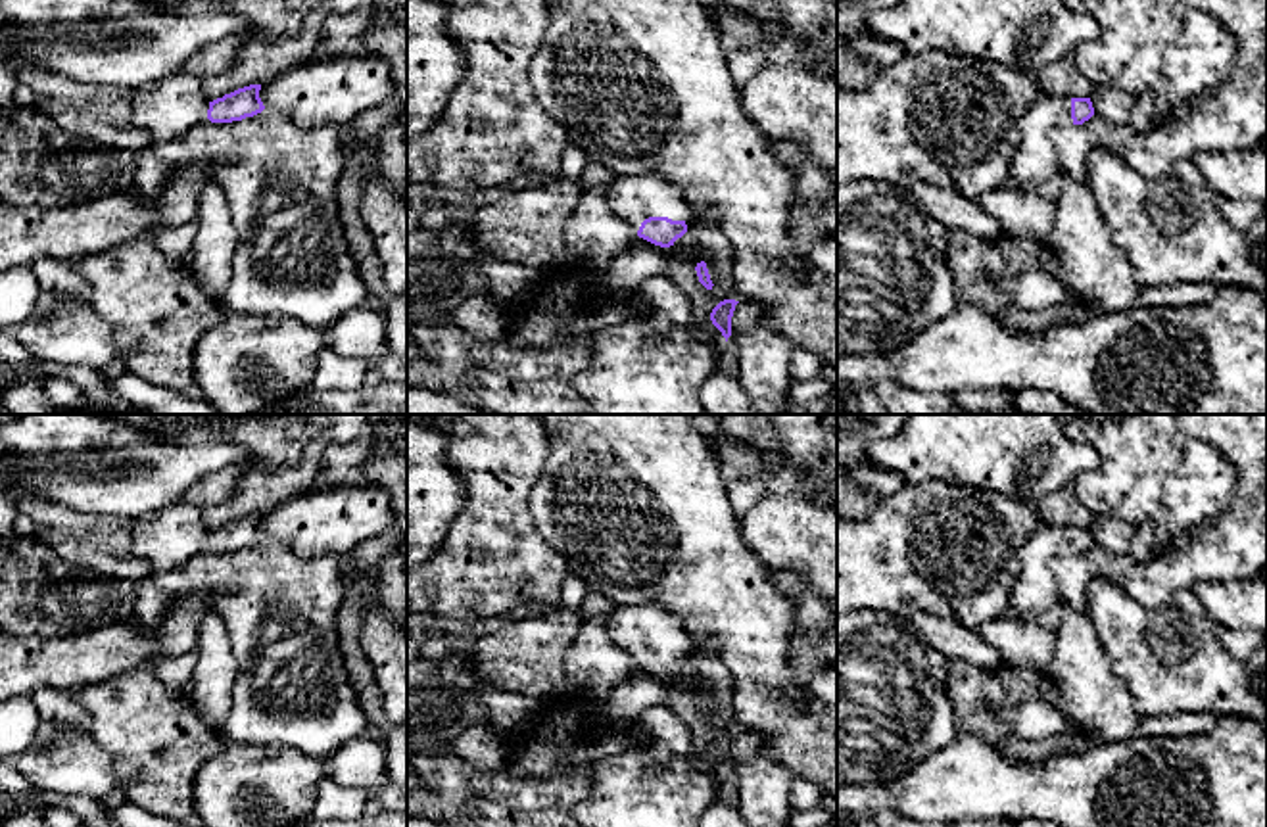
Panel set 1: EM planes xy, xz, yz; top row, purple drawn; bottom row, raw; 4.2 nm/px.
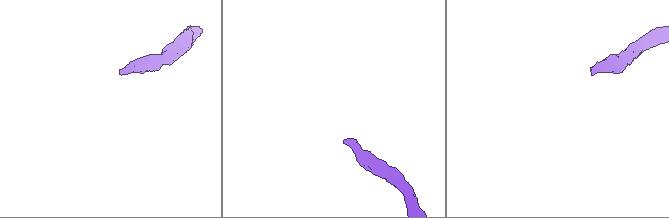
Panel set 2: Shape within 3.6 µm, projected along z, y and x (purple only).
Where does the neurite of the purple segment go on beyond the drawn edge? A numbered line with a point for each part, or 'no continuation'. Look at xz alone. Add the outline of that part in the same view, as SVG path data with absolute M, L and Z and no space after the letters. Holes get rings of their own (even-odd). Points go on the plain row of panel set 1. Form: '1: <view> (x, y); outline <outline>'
1: xz (638, 626); outline M657 601L620 604L609 618L609 637L637 662L649 647L687 650L689 635L676 614Z

